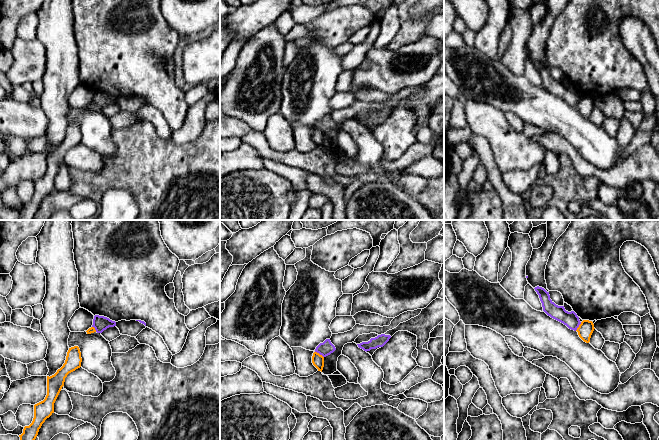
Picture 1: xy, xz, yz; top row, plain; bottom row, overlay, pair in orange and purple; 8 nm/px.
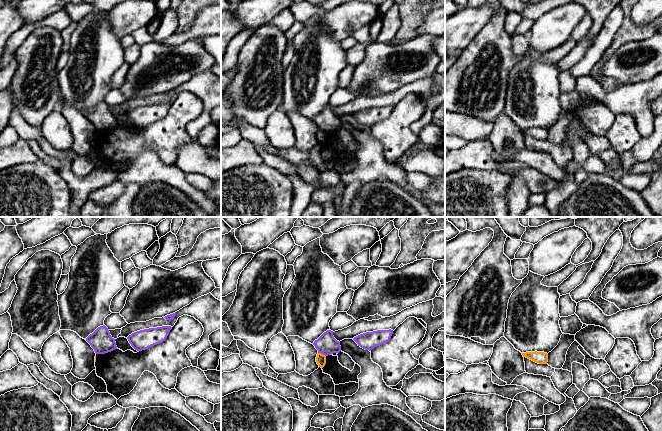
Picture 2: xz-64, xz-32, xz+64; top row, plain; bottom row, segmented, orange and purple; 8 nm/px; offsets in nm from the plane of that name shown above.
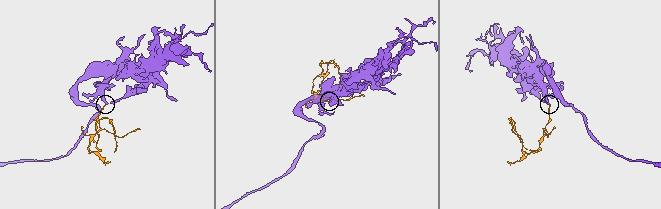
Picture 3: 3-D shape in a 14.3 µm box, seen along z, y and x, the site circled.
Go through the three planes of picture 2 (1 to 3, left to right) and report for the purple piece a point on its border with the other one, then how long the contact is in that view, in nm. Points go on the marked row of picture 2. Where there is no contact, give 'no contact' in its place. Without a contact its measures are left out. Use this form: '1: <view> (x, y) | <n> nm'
1: no contact
2: xz-32 (322, 354) | 70 nm
3: no contact

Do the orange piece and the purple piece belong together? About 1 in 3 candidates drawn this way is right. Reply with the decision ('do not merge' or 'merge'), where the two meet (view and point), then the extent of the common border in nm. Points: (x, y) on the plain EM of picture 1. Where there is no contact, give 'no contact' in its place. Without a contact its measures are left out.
do not merge | xz (318, 129) | 90 nm

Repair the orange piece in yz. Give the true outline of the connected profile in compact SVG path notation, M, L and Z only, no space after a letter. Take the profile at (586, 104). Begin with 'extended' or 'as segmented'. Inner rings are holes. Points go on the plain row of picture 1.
as segmented; M583 96L576 107L584 118L589 119L594 105L595 104L592 97Z

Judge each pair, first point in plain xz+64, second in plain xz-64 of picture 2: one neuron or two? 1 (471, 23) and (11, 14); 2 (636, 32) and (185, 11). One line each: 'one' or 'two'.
1: two
2: one

